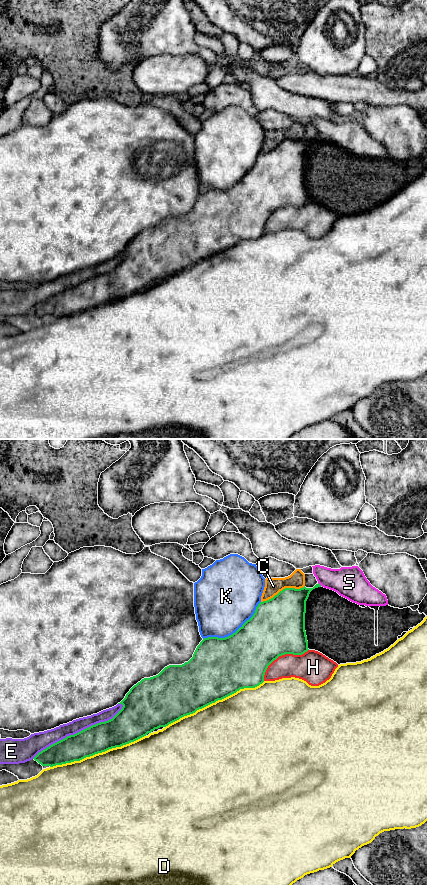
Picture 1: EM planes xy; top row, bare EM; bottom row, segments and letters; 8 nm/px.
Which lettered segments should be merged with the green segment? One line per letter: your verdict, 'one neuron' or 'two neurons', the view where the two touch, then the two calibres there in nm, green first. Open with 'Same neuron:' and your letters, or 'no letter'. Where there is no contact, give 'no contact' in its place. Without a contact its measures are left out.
Same neuron: no letter
C: two neurons; meets green in xy; 380 nm thick on the green side, 140 nm on the other
D: two neurons; meets green in xy; 440 nm thick on the green side, 500 nm on the other
E: two neurons; meets green in xy; 240 nm thick on the green side, 120 nm on the other
H: two neurons; meets green in xy; 440 nm thick on the green side, 240 nm on the other
K: two neurons; meets green in xy; 440 nm thick on the green side, 460 nm on the other
S: two neurons; meets green in xy; 200 nm thick on the green side, 260 nm on the other

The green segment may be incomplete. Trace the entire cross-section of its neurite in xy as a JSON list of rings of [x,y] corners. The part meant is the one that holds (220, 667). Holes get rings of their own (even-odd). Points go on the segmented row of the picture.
[[[319,583],[313,588],[285,588],[273,598],[260,602],[253,616],[232,635],[204,638],[188,662],[169,665],[158,675],[144,678],[134,685],[118,703],[123,707],[112,719],[67,736],[33,759],[50,767],[80,761],[134,742],[240,689],[259,686],[264,682],[268,666],[279,656],[302,655],[309,650],[305,631],[306,601],[310,592],[318,587],[321,587]]]

